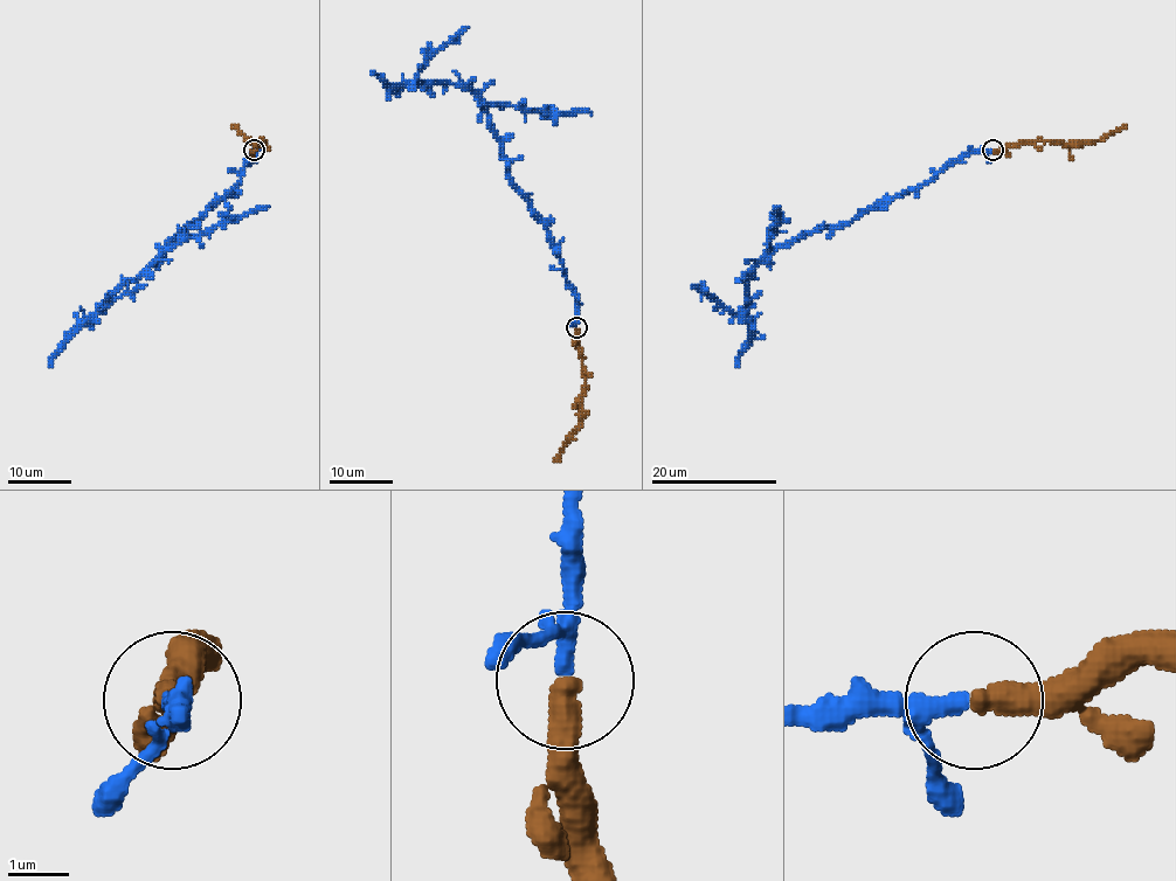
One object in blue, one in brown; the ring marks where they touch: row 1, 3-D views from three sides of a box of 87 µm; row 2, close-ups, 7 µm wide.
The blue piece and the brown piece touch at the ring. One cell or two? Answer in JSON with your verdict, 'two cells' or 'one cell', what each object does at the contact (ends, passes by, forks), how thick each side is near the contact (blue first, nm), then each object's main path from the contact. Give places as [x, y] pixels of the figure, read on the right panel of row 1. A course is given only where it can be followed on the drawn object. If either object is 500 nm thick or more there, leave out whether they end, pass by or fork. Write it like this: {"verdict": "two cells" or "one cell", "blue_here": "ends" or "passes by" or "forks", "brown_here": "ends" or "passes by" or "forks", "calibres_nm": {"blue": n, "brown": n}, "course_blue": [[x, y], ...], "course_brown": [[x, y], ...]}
{"verdict": "one cell", "blue_here": "forks", "brown_here": "ends", "calibres_nm": {"blue": 190, "brown": 440}, "course_blue": [[991, 151], [961, 153], [849, 223], [776, 247], [755, 265], [742, 312], [692, 285]], "course_brown": [[993, 151], [1033, 141], [1100, 141], [1127, 124]]}

